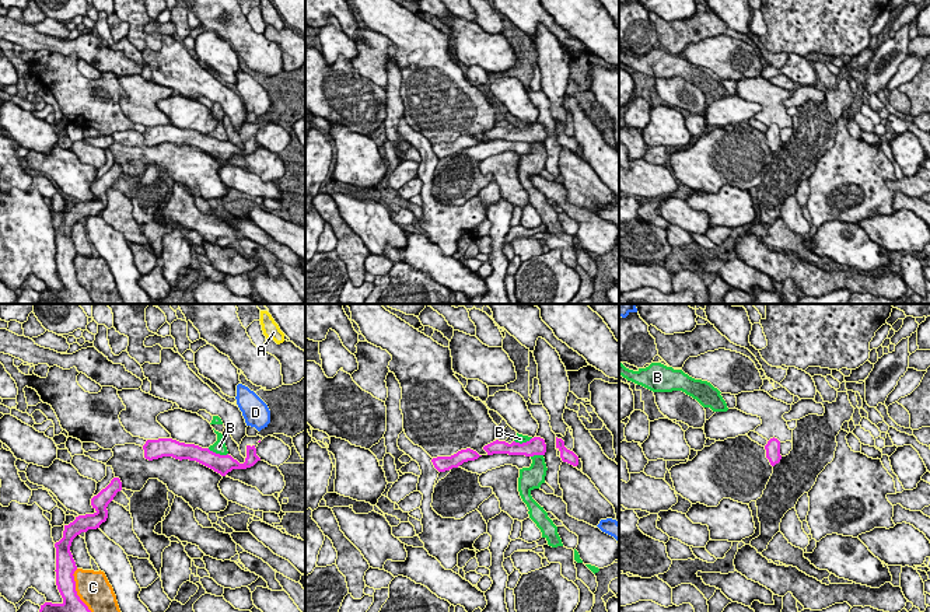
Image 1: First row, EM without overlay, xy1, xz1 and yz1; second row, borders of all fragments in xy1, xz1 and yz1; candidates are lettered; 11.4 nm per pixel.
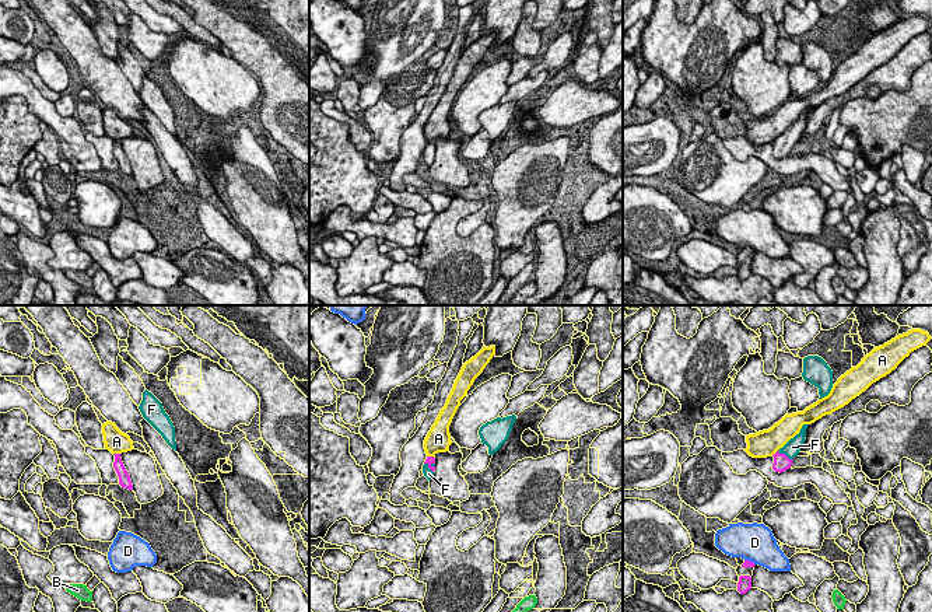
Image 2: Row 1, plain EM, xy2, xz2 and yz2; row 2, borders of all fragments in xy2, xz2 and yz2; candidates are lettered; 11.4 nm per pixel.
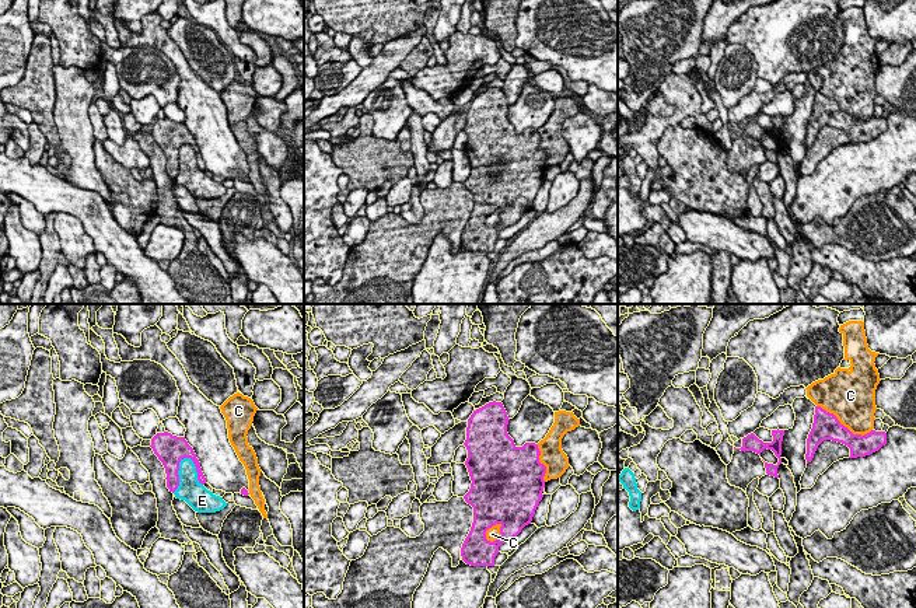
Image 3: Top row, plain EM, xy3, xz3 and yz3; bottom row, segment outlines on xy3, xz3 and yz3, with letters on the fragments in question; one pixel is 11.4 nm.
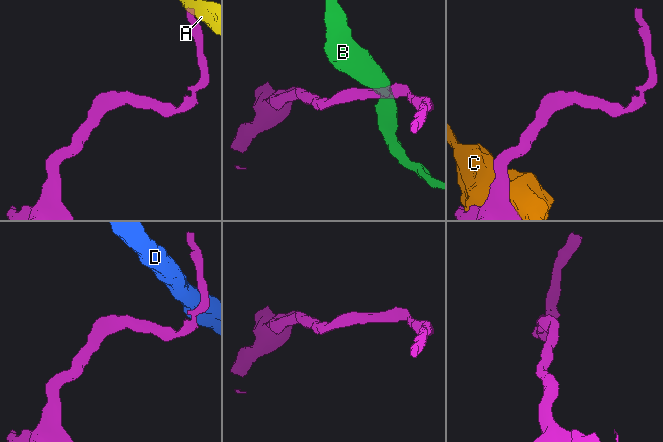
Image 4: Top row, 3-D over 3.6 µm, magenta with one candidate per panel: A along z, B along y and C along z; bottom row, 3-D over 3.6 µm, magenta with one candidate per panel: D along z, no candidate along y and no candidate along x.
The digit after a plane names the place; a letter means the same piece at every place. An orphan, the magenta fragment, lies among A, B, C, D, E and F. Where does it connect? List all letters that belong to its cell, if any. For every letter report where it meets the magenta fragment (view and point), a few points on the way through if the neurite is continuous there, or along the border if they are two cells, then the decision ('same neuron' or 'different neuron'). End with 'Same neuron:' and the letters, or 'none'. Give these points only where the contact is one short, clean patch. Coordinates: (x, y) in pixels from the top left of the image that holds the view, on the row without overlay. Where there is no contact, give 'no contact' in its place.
A: contact xy2 (116, 140); border xy2 (114, 139), (119, 140); different neuron
B: contact xy1 (217, 140); border xy1 (207, 135), (227, 140); different neuron
C: contact yz3 (843, 112); different neuron
D: contact yz2 (749, 247); different neuron
E: contact xy3 (177, 159); different neuron
F: contact yz2 (785, 142); way yz2 (781, 149), (785, 142), (792, 133); same neuron
Same neuron: F

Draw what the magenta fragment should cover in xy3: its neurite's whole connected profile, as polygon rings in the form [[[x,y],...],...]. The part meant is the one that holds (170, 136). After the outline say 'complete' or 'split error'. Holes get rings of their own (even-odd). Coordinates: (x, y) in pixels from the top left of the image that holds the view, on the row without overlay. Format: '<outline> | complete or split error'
[[[168,118],[157,119],[151,125],[151,132],[154,140],[162,148],[167,160],[167,174],[169,178],[175,178],[179,172],[179,148],[183,144],[190,144],[196,153],[197,167],[204,171],[206,164],[202,158],[200,148],[196,144],[193,134],[188,130],[185,123],[172,122]]] | complete

